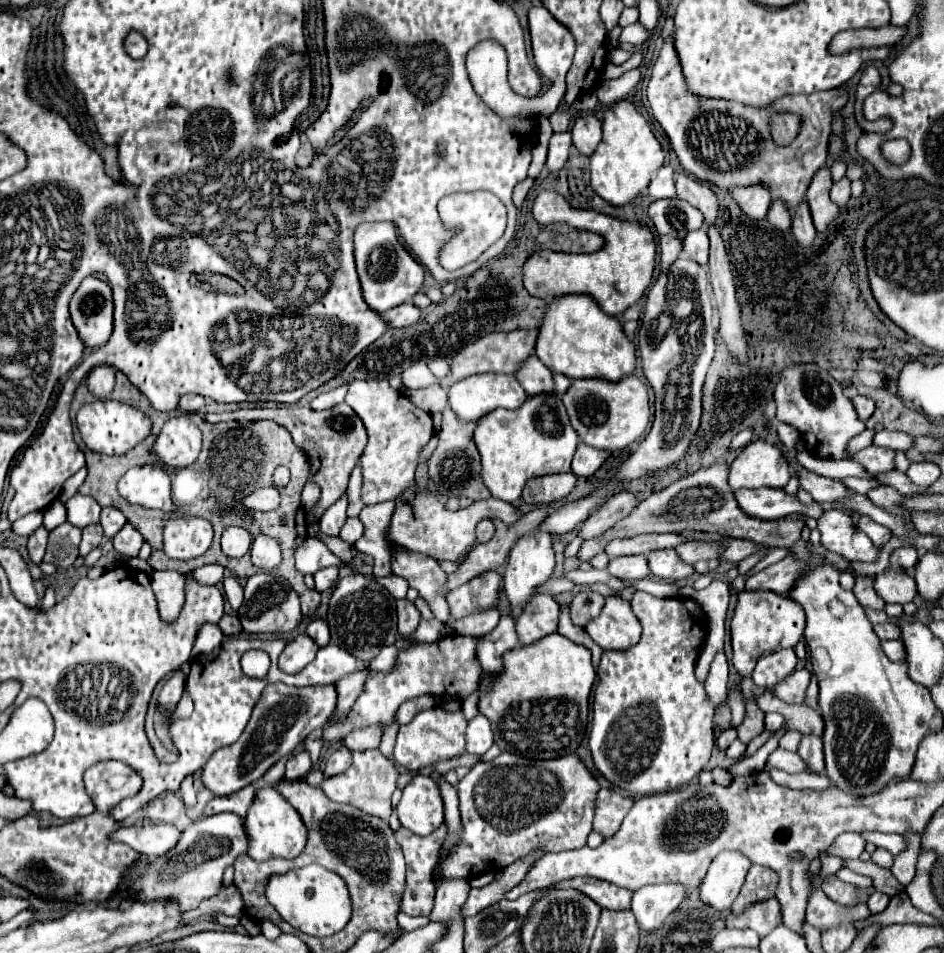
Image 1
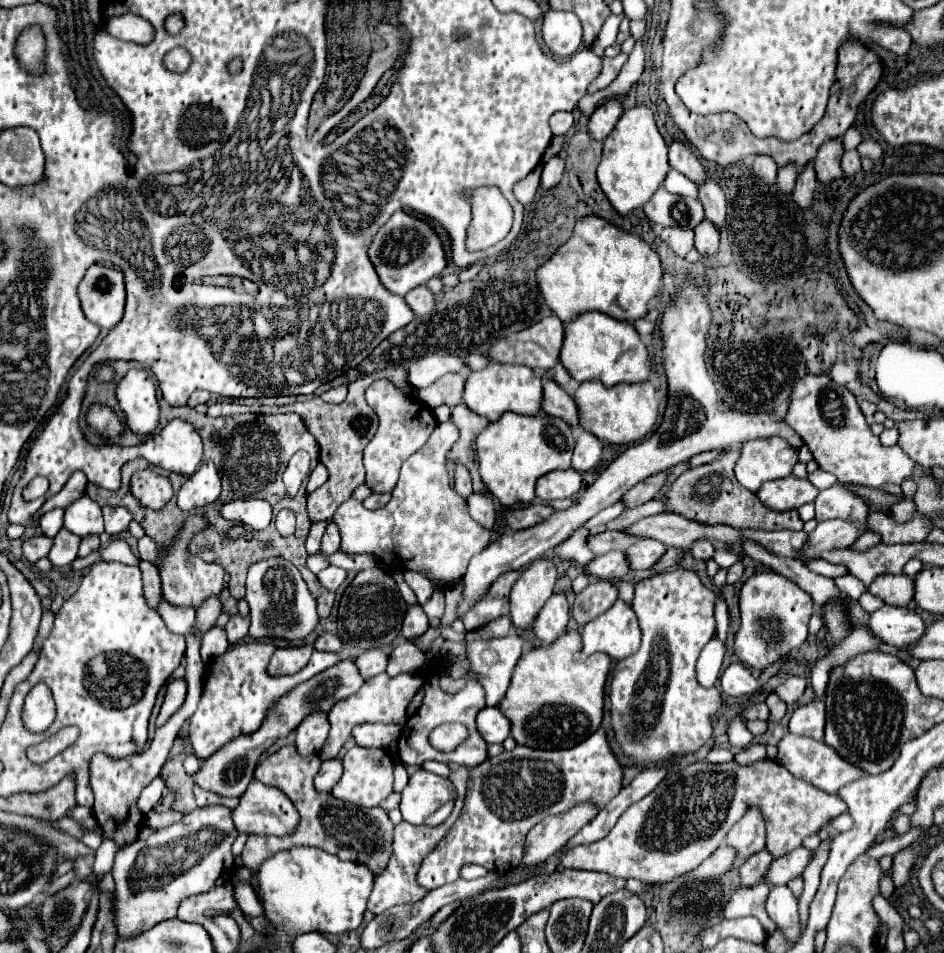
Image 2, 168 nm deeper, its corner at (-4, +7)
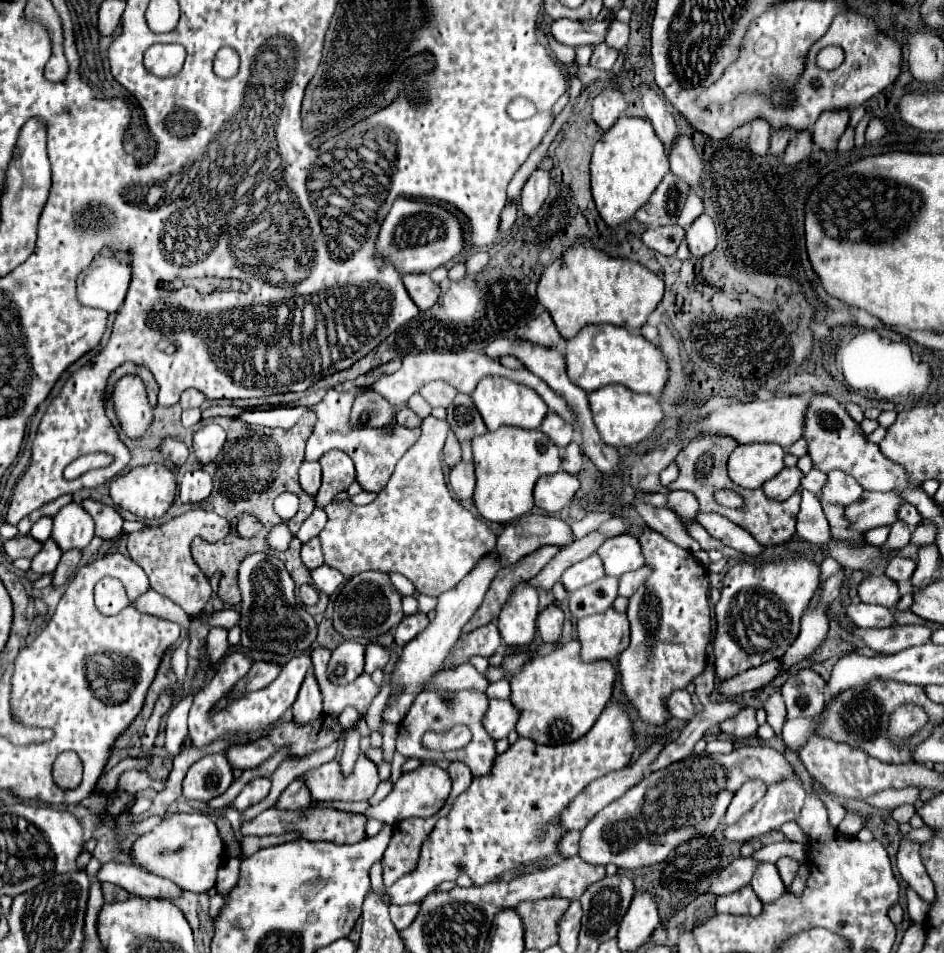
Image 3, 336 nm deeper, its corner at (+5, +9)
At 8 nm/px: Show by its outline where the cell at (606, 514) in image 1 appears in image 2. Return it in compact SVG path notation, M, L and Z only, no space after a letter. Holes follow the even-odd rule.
M664 472L664 474L654 474L654 476L650 476L650 478L646 478L644 482L636 484L636 486L634 486L632 490L628 490L628 492L624 494L624 498L622 498L624 510L636 508L636 506L652 500L652 498L658 494L658 490L662 488L664 480L666 480L666 472Z

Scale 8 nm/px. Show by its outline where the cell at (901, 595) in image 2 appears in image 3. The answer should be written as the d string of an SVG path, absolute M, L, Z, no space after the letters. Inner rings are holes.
M885 574L867 576L859 584L859 598L867 604L879 604L885 608L893 608L899 600L899 588Z

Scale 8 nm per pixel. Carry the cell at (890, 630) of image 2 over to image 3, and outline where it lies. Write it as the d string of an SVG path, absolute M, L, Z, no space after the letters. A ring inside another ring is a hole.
M849 604L843 612L851 626L859 628L887 628L893 624L893 614L889 608L873 604Z

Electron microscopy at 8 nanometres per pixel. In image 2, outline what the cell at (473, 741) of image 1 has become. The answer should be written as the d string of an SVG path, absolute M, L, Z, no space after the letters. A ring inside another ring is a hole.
M496 706L480 710L476 718L476 726L480 730L480 736L488 744L494 744L494 742L500 744L510 736L510 720Z

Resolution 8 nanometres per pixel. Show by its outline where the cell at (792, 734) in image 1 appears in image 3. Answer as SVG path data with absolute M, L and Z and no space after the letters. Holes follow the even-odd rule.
M773 660L773 662L767 662L763 666L757 666L757 668L751 668L743 674L737 674L729 680L723 680L719 682L717 686L717 692L727 696L727 698L733 698L733 696L739 696L743 692L751 692L759 686L765 686L769 684L771 678L775 678L775 672L779 672L779 660Z

